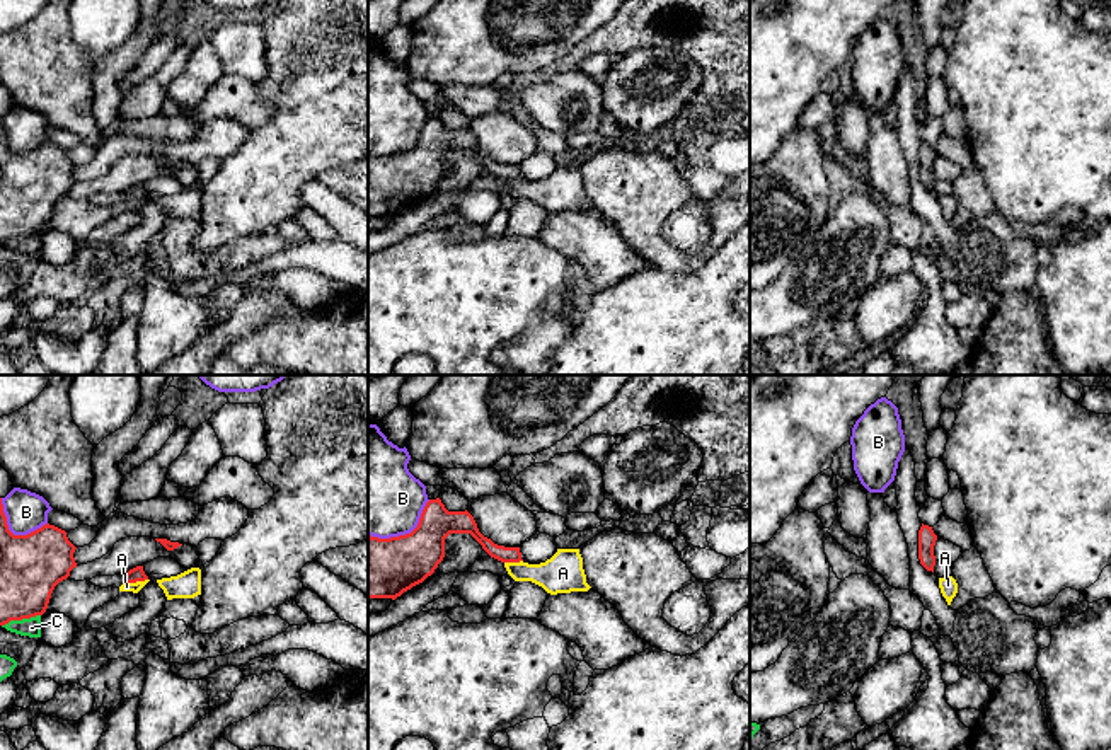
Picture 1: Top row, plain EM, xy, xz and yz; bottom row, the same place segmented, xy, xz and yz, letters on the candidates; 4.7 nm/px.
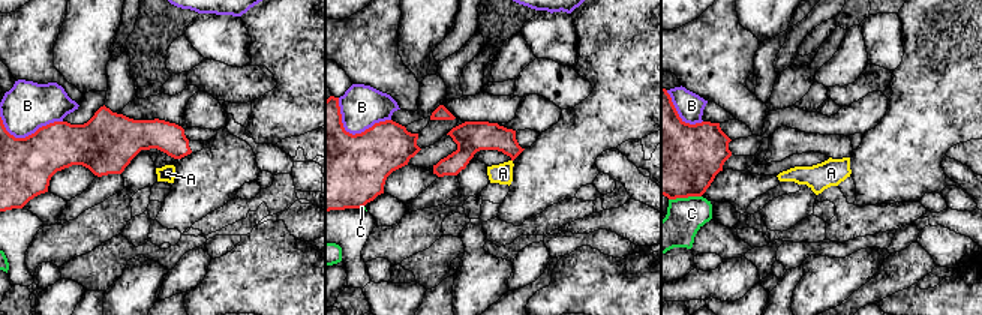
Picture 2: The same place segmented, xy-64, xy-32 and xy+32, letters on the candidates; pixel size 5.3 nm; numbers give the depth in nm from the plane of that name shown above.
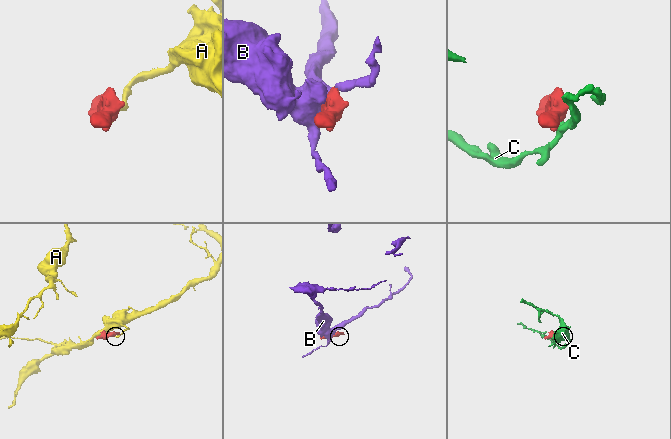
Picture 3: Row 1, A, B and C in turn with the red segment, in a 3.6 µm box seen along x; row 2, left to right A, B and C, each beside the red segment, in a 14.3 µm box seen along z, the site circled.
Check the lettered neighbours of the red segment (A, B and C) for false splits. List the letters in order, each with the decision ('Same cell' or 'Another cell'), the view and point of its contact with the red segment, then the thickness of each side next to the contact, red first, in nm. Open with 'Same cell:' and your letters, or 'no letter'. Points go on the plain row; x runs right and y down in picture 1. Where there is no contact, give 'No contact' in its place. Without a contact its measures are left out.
Same cell: no letter
A: Another cell. Touches red at xy (135, 200). Thickness 70 nm (red) against 50 nm
B: Another cell. Touches red at xz (406, 152). Thickness 280 nm (red) against 400 nm
C: Another cell. Touches red at xy (21, 237). Thickness 280 nm (red) against 90 nm

